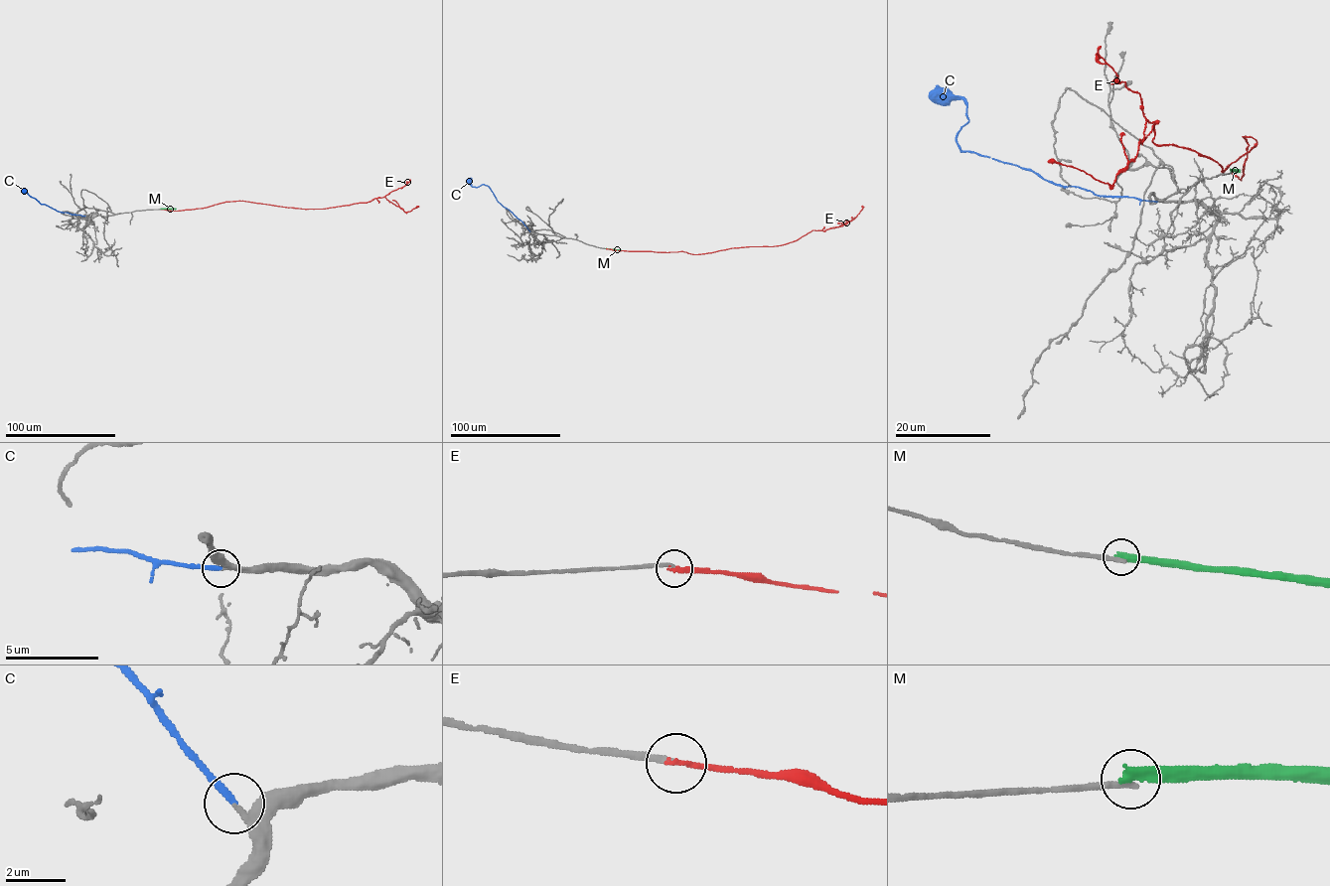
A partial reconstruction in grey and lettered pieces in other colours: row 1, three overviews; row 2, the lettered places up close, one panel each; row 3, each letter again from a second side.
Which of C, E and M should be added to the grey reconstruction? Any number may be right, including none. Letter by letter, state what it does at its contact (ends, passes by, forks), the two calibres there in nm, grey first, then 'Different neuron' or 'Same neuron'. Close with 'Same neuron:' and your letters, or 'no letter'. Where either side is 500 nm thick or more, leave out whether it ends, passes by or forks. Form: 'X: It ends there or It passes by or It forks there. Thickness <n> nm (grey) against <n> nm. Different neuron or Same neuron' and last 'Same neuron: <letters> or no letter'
C: It ends there. Thickness 320 nm (grey) against 220 nm. Same neuron
E: It ends there. Thickness 200 nm (grey) against 190 nm. Different neuron
M: It ends there. Thickness 260 nm (grey) against 440 nm. Different neuron
Same neuron: C

